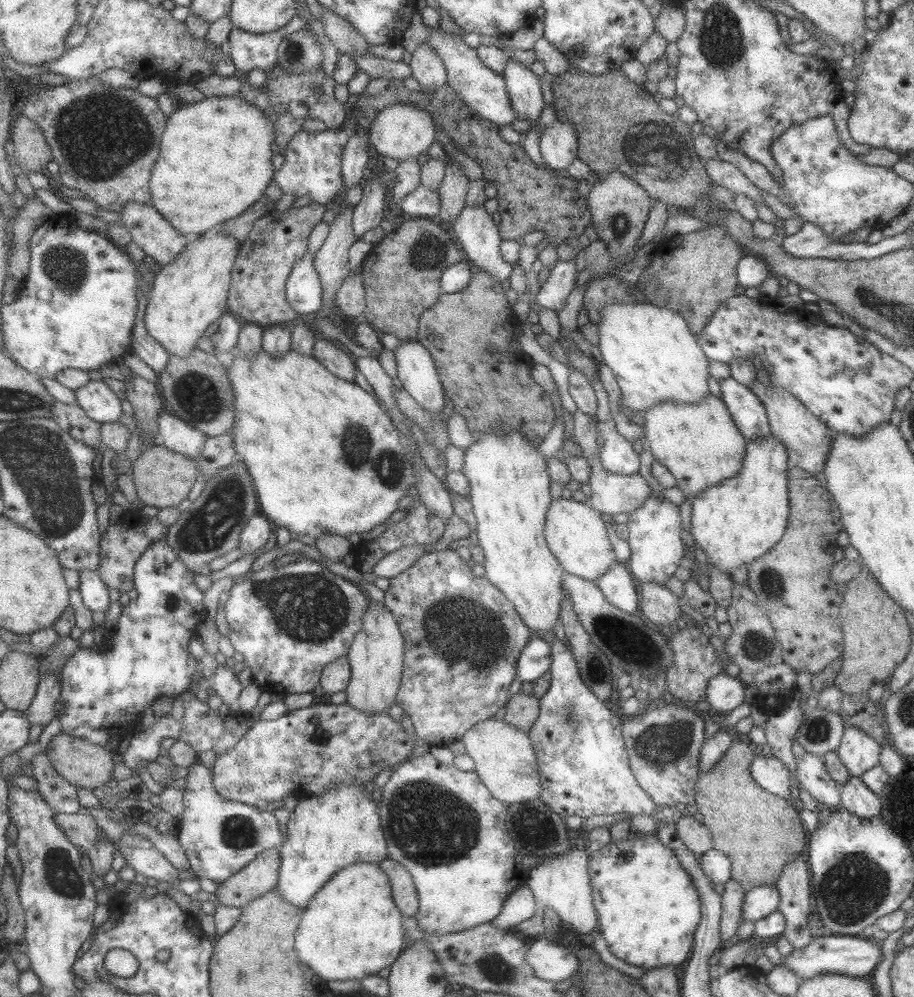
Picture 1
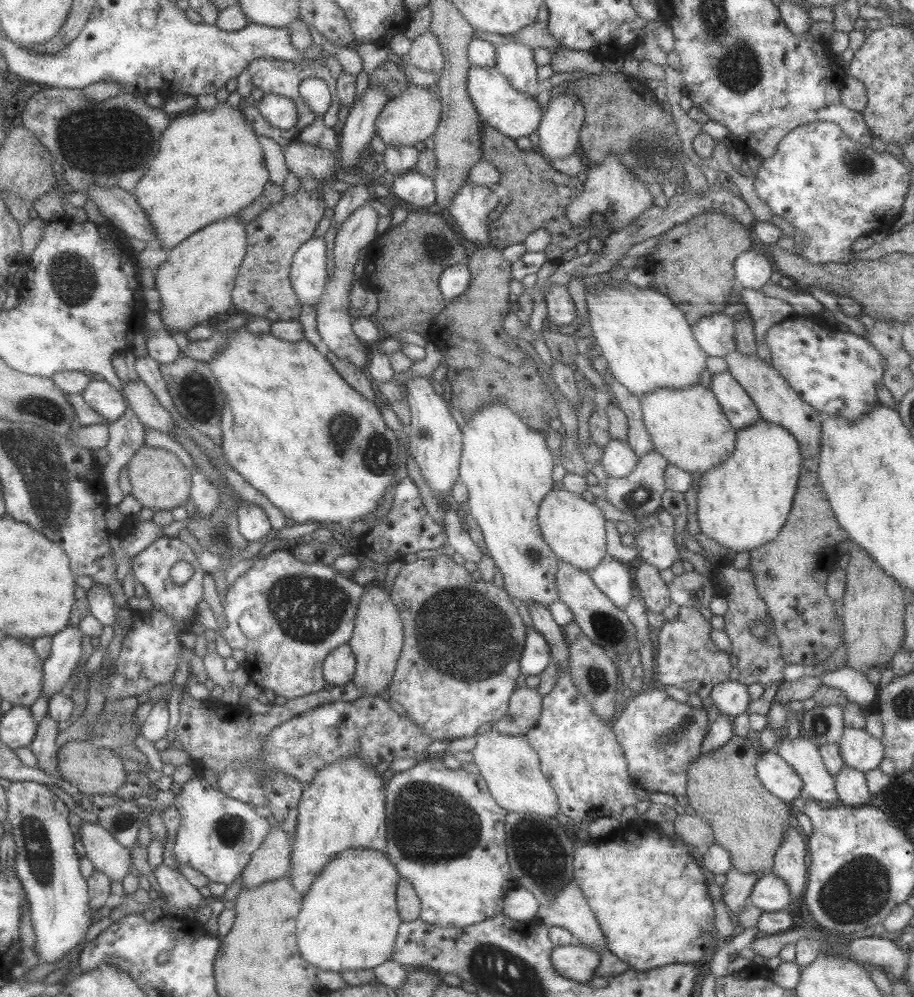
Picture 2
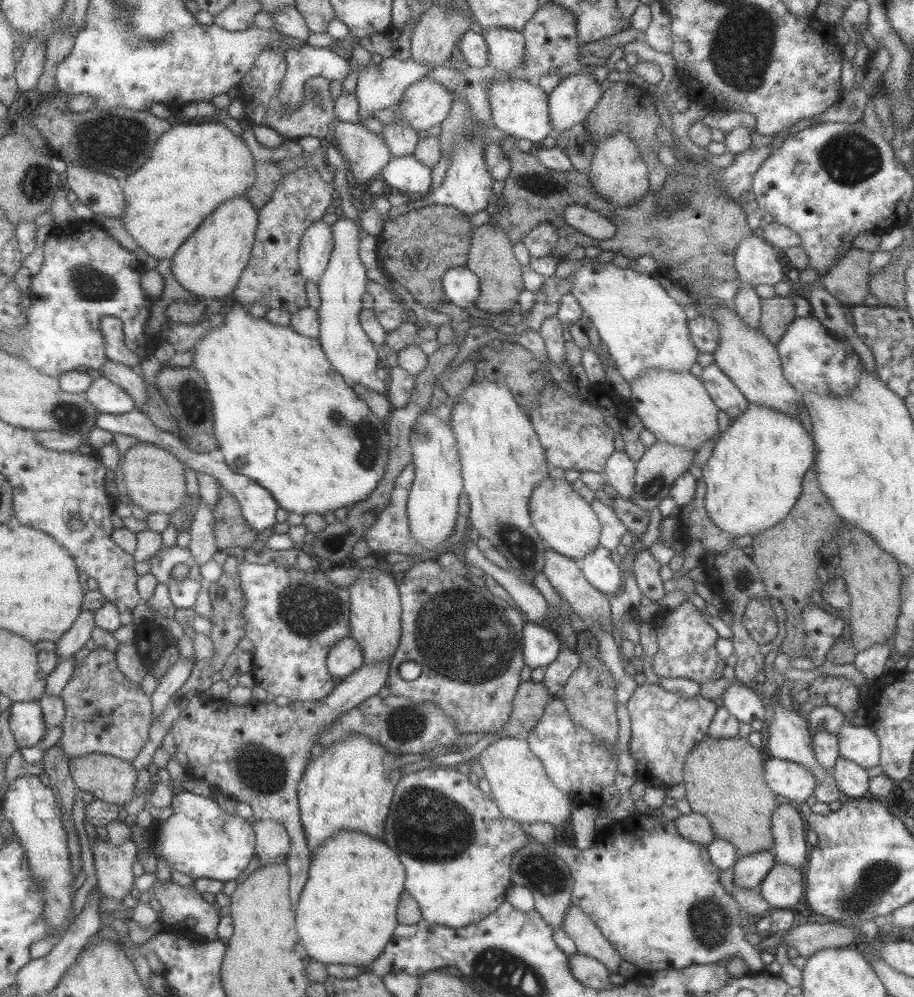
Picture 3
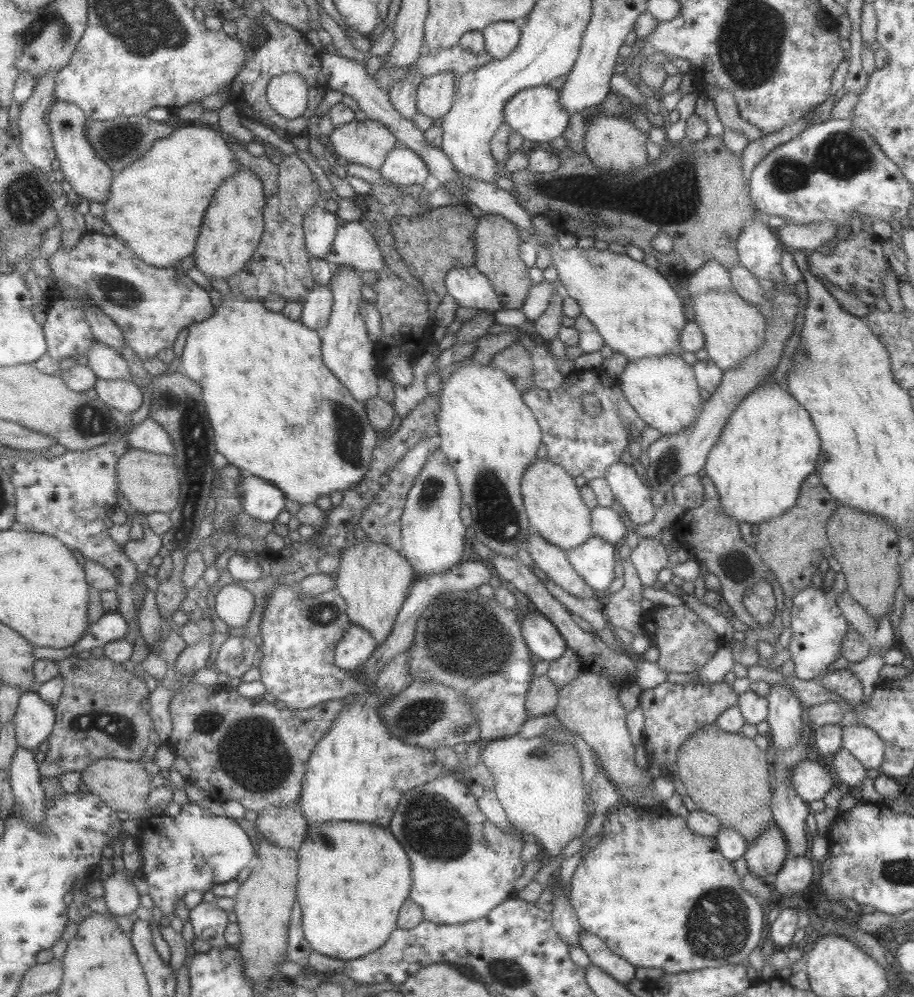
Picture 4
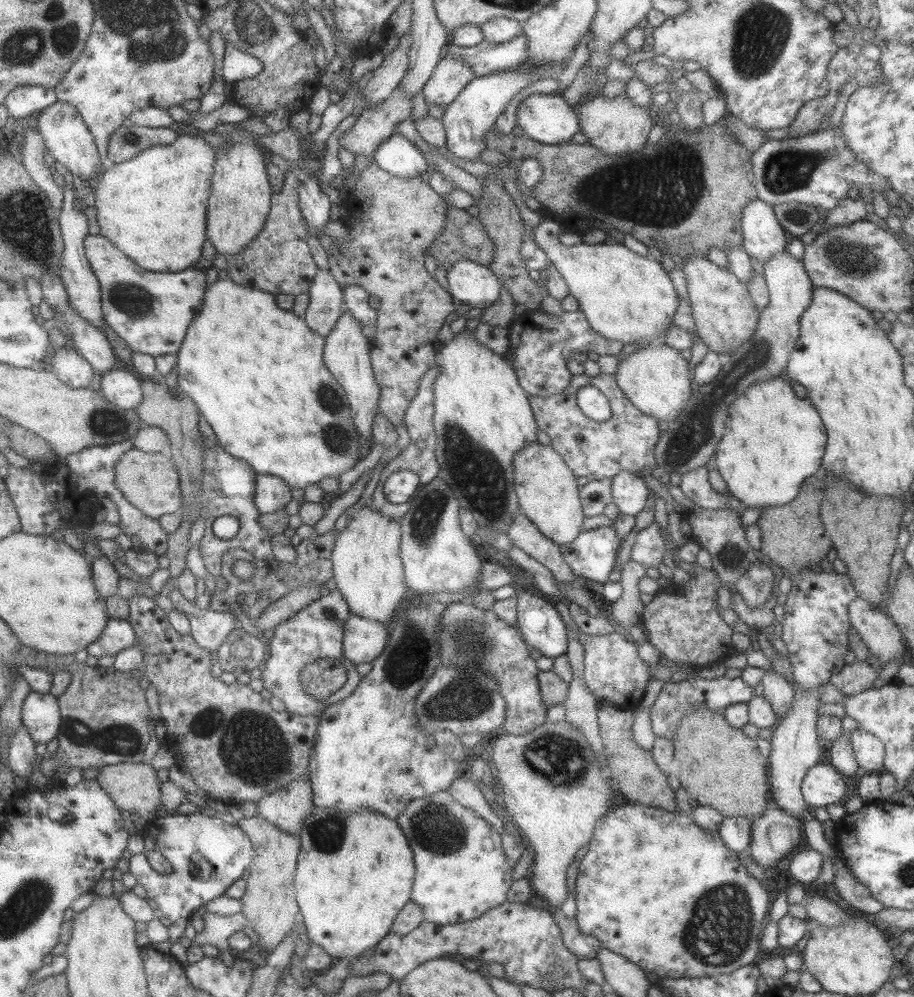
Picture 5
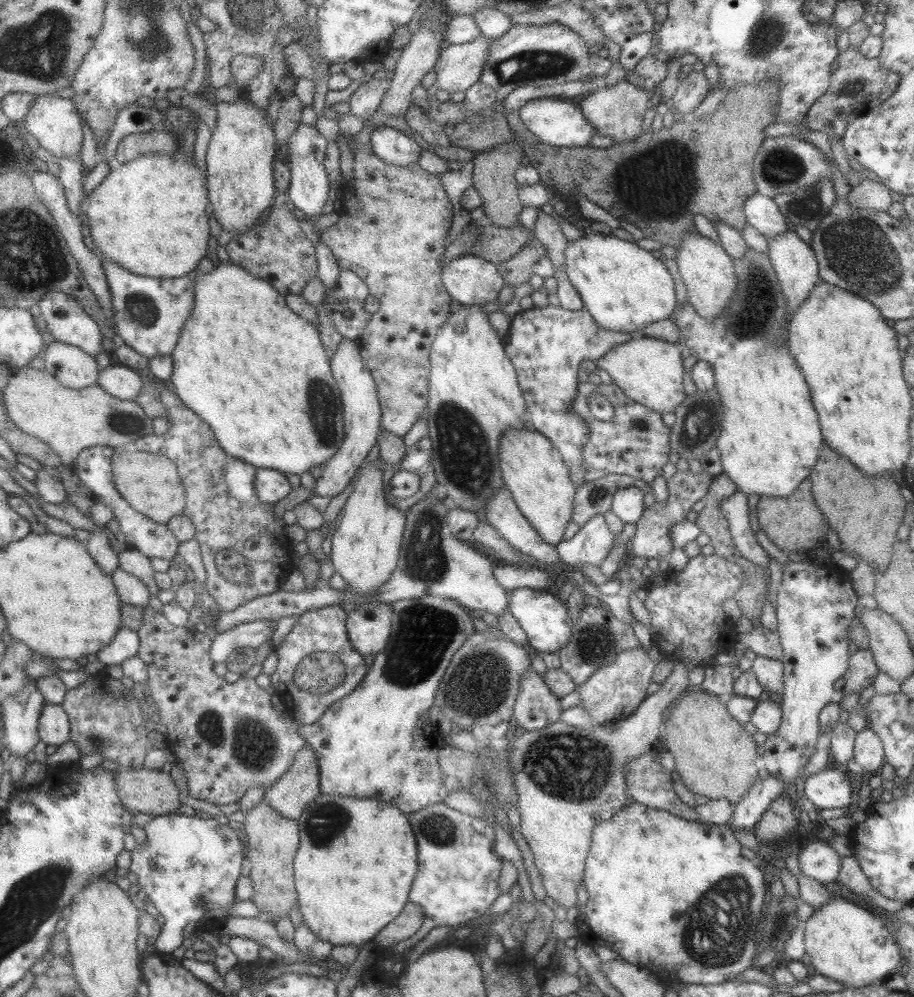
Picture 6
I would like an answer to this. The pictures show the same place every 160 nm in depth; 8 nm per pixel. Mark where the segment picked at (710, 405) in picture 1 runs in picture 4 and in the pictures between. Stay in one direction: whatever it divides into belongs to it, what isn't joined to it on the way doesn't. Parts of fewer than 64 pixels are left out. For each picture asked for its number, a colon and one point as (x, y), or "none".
2: (688, 429)
3: (674, 407)
4: (663, 392)

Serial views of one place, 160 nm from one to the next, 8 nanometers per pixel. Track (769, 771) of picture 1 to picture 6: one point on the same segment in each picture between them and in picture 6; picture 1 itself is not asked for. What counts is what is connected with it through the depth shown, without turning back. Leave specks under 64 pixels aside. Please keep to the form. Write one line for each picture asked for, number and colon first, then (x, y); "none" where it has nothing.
2: (773, 772)
3: (793, 783)
4: (810, 780)
5: (822, 785)
6: (829, 788)

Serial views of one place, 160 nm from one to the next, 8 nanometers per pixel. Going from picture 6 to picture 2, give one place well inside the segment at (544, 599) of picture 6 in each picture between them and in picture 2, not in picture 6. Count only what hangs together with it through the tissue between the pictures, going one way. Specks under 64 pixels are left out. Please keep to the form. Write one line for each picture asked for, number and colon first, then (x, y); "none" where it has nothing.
2: (535, 657)
3: (540, 645)
4: (542, 639)
5: (540, 625)

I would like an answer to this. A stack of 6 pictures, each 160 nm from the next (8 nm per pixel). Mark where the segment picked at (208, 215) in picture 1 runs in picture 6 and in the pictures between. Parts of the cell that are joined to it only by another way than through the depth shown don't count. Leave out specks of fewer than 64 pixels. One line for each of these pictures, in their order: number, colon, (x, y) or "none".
2: (209, 165)
3: (194, 167)
4: (155, 206)
5: (152, 207)
6: (148, 215)

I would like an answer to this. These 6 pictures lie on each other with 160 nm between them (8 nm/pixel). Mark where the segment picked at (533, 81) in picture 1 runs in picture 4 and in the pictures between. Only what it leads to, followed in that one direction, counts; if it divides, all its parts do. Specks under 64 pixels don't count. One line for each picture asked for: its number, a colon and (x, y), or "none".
2: (514, 60)
3: (505, 46)
4: (500, 38)

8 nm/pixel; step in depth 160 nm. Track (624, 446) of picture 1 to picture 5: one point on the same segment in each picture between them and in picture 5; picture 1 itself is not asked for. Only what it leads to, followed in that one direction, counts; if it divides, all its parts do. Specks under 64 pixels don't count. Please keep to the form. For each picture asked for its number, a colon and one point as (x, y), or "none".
2: (618, 460)
3: (619, 471)
4: (634, 497)
5: (628, 491)

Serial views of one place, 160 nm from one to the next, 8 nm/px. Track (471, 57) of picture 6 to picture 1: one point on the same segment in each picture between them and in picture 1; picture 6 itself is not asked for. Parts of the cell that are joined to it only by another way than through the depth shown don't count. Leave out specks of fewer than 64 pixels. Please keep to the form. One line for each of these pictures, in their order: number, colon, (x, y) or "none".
1: (400, 131)
2: (414, 114)
3: (424, 103)
4: (434, 94)
5: (450, 75)

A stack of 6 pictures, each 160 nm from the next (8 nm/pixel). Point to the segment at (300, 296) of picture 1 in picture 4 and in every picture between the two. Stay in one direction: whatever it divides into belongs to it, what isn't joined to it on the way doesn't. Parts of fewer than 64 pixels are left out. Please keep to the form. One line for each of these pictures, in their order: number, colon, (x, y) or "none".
2: (307, 275)
3: (316, 242)
4: (319, 226)

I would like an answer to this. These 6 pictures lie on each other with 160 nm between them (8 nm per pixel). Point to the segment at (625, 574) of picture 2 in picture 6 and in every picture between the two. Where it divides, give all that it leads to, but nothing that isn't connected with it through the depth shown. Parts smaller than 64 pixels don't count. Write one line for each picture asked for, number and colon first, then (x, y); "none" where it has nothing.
3: (598, 568)
4: (593, 560)
5: (592, 555)
6: (590, 545)

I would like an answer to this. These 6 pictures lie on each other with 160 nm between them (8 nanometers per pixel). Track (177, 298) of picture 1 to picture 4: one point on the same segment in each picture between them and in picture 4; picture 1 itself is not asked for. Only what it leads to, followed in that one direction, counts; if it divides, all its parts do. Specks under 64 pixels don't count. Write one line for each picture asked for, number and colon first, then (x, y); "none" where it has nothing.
2: (195, 281)
3: (208, 263)
4: (231, 228)

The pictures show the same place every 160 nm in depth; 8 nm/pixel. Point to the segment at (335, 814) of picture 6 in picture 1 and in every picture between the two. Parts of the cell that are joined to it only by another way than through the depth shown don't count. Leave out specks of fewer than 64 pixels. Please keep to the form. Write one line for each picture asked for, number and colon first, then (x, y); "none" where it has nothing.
1: (350, 927)
2: (348, 920)
3: (346, 912)
4: (352, 877)
5: (354, 872)

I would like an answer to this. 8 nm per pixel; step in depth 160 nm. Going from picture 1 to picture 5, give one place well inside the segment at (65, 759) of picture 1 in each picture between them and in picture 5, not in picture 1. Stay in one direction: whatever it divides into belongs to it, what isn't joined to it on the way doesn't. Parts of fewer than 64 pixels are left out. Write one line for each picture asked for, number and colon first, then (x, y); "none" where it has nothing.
2: (92, 769)
3: (108, 778)
4: (122, 785)
5: (132, 787)

